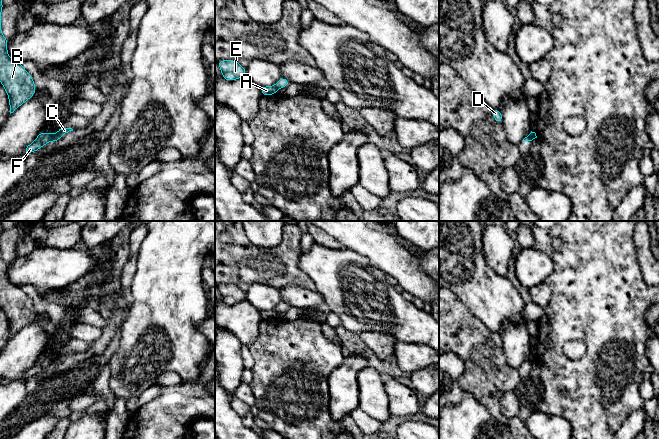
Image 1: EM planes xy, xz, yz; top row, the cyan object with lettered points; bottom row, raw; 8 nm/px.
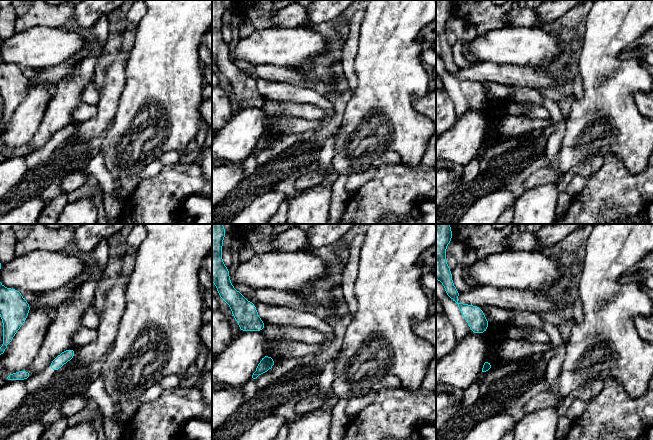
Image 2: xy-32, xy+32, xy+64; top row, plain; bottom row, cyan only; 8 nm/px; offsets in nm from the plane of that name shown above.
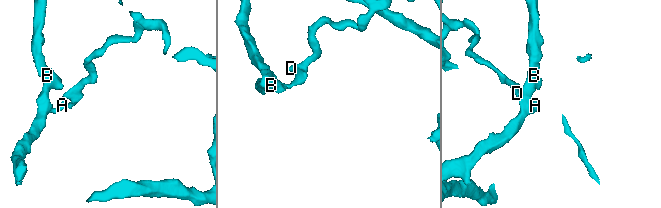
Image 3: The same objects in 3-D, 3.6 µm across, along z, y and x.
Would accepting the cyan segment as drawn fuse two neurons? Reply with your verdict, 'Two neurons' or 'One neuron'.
Two neurons

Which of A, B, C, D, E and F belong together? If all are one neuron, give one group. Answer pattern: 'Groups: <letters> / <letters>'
Groups: A B E F / C D

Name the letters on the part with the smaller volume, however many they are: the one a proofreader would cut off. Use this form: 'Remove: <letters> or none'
Remove: A, B, E, F

